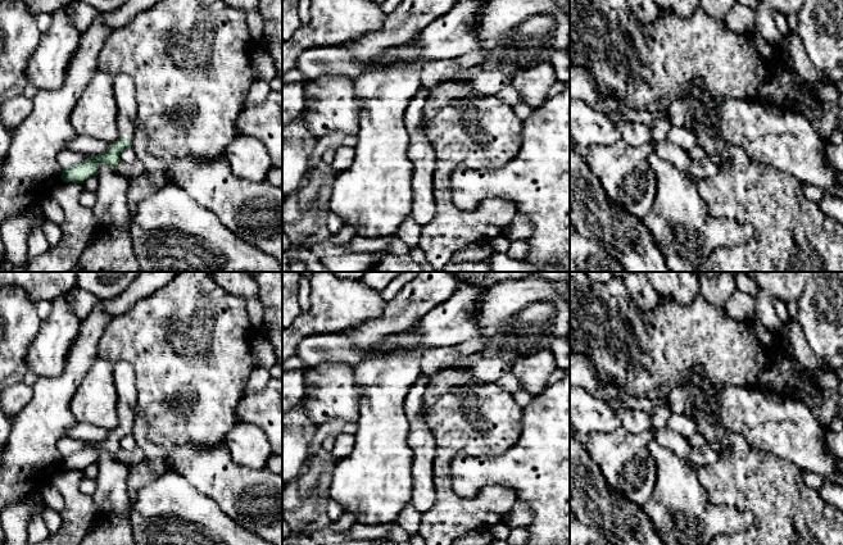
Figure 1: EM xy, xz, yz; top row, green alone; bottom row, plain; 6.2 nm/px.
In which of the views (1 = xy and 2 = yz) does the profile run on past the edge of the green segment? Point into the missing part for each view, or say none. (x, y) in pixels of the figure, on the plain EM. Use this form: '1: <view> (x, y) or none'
1: xy (125, 378)
2: yz (785, 427)

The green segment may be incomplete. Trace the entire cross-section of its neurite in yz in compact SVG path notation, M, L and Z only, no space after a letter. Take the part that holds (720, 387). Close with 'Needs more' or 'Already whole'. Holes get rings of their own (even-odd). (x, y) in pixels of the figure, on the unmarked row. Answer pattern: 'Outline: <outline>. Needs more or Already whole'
Outline: M725 385L716 389L715 401L716 419L728 431L742 435L751 445L793 462L801 469L820 473L824 478L843 486L843 472L837 469L839 459L826 440L828 430L806 404L784 395L765 394L758 389Z. Needs more

